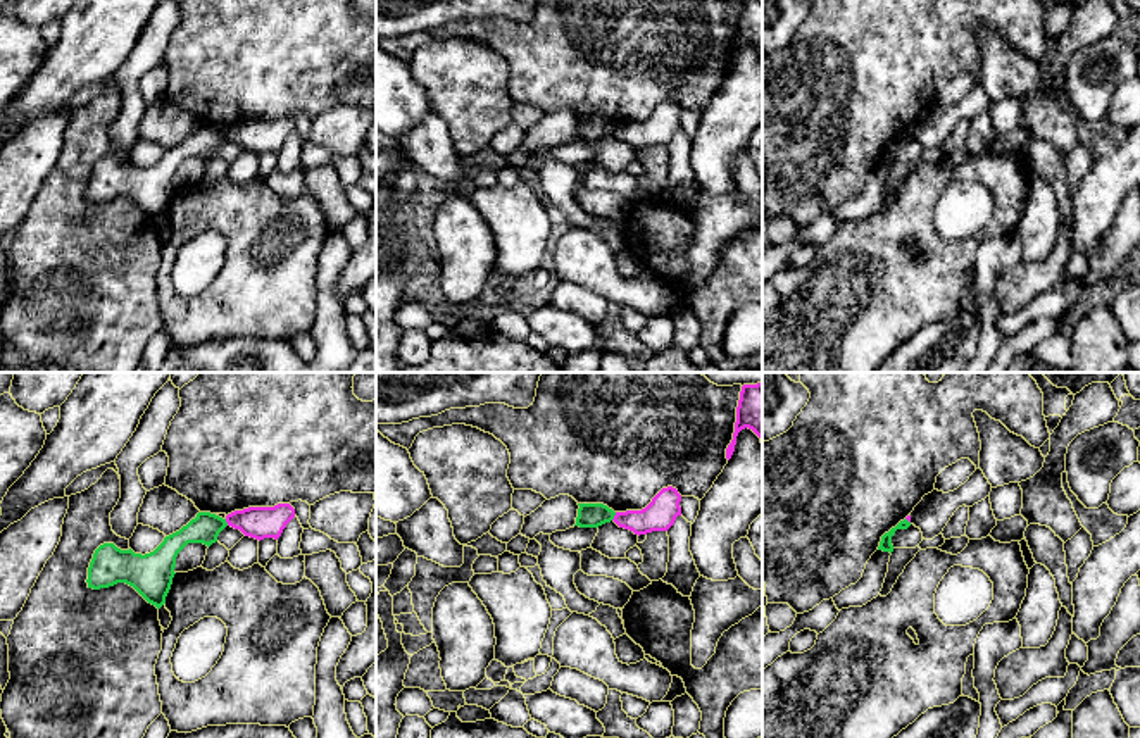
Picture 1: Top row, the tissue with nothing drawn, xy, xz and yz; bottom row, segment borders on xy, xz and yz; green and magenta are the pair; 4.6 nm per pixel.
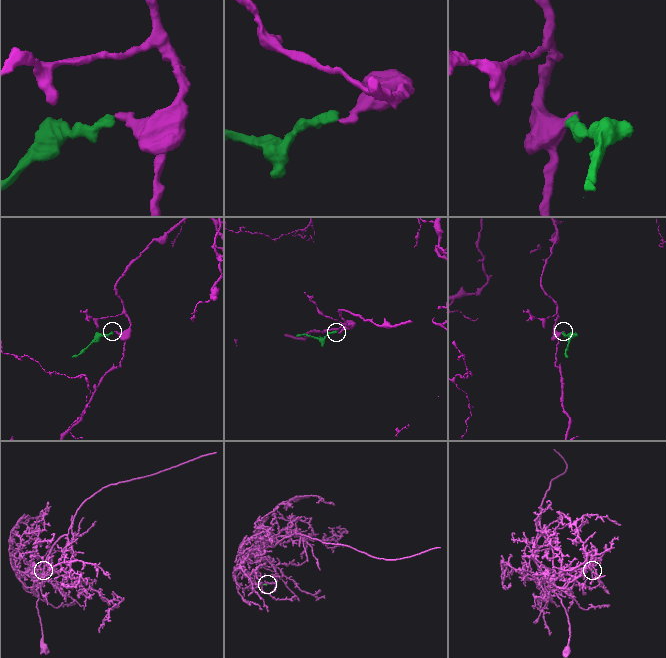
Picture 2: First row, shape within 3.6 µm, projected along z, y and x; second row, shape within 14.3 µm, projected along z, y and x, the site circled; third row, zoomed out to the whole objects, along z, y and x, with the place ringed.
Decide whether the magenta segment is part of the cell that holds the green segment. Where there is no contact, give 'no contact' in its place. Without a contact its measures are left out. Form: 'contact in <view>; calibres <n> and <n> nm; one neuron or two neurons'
contact in xz; calibres 110 and 150 nm; two neurons

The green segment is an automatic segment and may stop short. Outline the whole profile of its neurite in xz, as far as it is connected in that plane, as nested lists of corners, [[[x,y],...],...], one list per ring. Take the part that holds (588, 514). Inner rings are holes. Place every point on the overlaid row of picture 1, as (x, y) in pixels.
[[[578,503],[576,524],[579,528],[598,528],[605,522],[611,522],[616,516],[612,509],[604,503]]]

